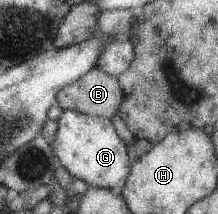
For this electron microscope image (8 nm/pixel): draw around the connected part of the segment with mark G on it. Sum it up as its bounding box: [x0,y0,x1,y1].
[51,109,130,190]

